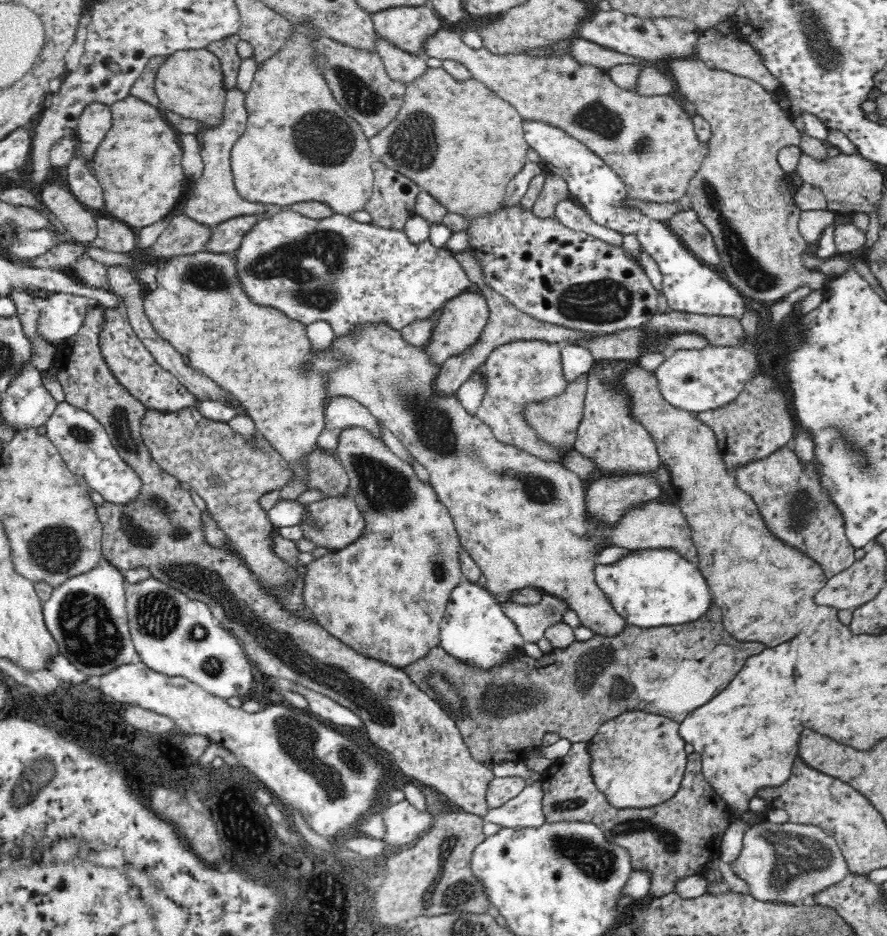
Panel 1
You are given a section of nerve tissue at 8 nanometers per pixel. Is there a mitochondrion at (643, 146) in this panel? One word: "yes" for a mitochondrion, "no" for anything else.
yes

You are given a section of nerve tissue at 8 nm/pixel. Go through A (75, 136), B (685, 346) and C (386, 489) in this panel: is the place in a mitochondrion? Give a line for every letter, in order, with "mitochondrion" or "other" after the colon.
A: other
B: other
C: mitochondrion

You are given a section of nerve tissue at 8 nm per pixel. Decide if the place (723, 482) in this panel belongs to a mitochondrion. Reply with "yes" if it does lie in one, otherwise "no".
no

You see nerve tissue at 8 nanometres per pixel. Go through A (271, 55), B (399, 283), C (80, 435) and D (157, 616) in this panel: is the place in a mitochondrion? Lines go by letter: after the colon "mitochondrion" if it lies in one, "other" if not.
A: other
B: other
C: mitochondrion
D: mitochondrion

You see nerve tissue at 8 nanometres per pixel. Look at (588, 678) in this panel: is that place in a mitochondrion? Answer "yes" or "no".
yes

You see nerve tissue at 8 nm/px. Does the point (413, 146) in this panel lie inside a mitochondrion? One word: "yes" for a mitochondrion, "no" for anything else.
yes

